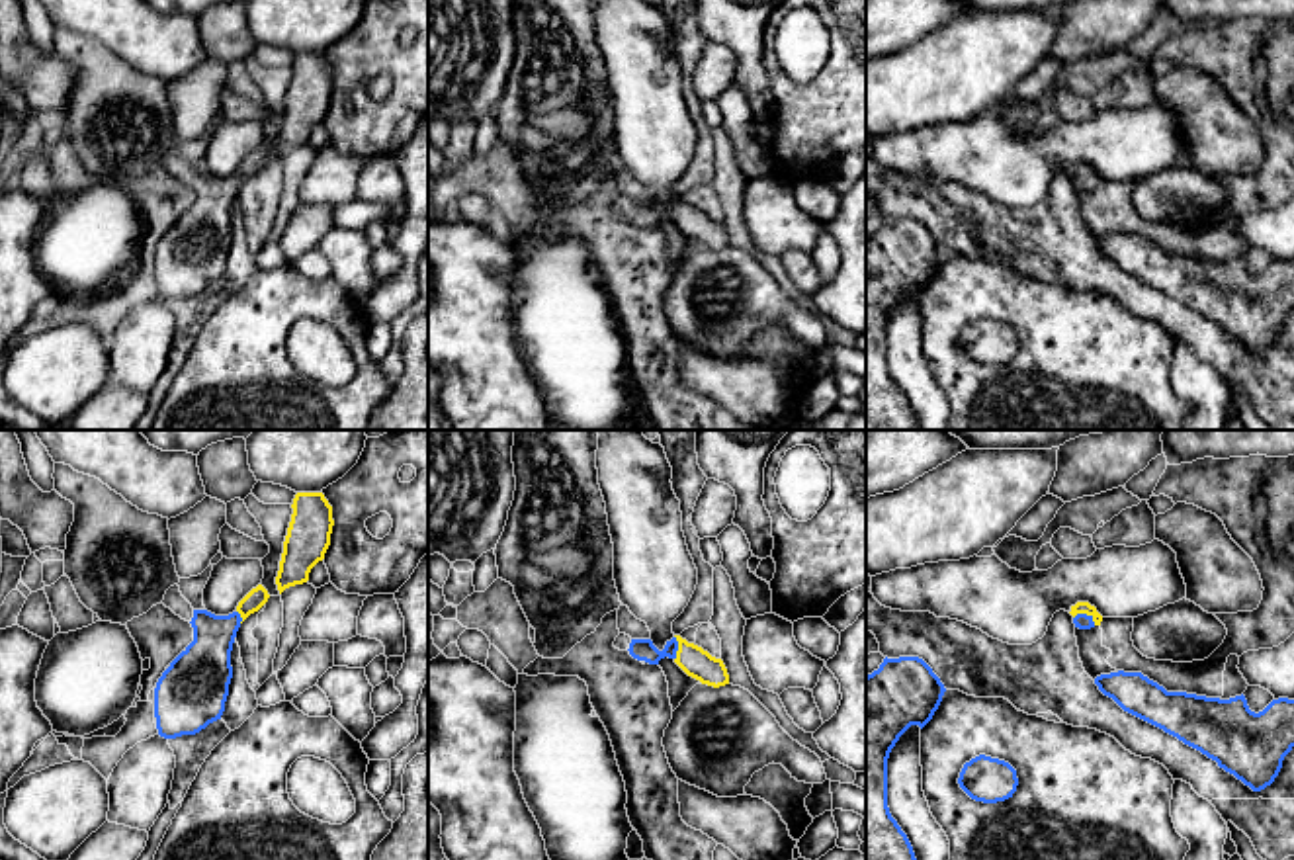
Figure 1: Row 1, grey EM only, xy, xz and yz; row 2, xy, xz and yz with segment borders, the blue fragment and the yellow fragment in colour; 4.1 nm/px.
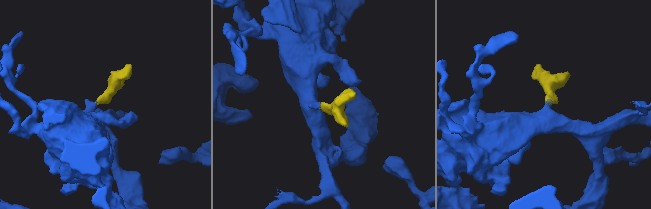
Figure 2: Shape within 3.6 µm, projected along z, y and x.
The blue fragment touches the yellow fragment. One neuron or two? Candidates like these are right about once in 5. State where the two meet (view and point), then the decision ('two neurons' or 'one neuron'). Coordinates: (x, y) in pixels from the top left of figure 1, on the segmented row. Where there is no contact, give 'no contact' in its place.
contact yz (1085, 614); one neuron

